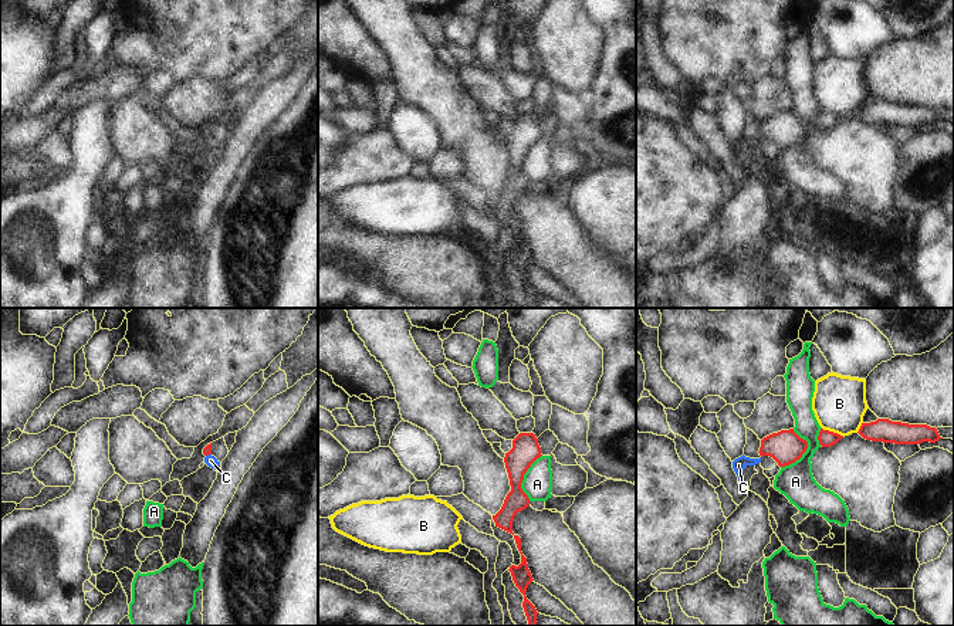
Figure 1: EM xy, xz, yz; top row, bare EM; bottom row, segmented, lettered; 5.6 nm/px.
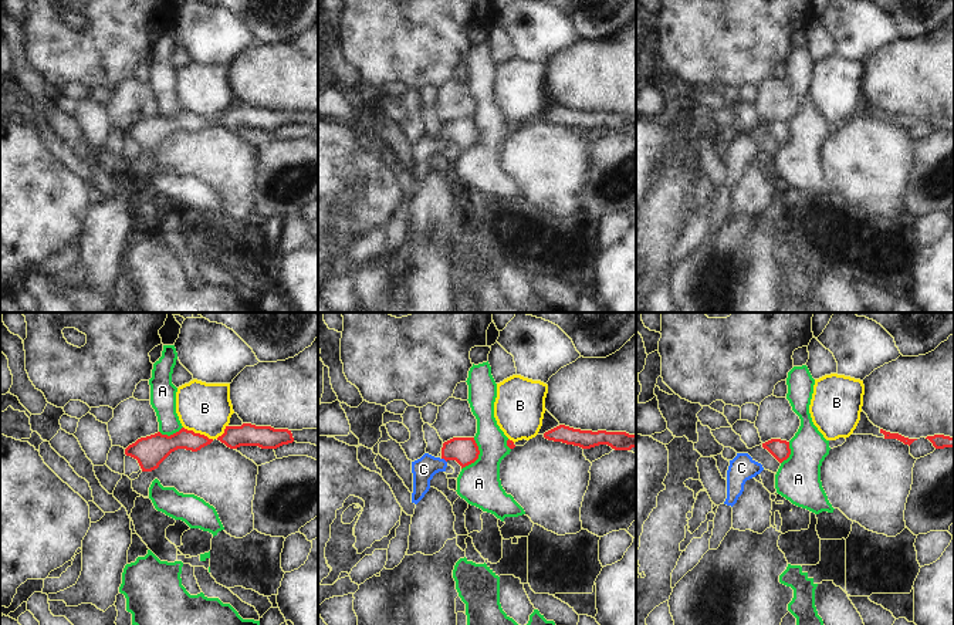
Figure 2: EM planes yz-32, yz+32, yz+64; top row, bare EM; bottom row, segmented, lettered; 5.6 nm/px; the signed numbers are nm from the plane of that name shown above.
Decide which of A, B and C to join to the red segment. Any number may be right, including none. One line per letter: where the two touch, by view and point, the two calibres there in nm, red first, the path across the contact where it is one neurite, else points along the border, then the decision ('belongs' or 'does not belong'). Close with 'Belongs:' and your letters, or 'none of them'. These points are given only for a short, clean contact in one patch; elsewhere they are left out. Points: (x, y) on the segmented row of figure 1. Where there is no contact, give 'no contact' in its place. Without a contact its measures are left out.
A: yz (805, 450) | 190/200 nm | along yz (794, 429), (807, 442), (807, 450), (798, 459), (781, 467) | does not belong
B: yz (832, 432) | 90/300 nm | along yz (822, 427), (843, 436) | does not belong
C: xy (207, 454) | 50/70 nm | across xy (207, 450), (207, 454), (210, 460) | belongs
Belongs: C

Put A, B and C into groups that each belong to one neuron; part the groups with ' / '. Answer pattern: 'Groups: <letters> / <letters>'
Groups: A / B / C

